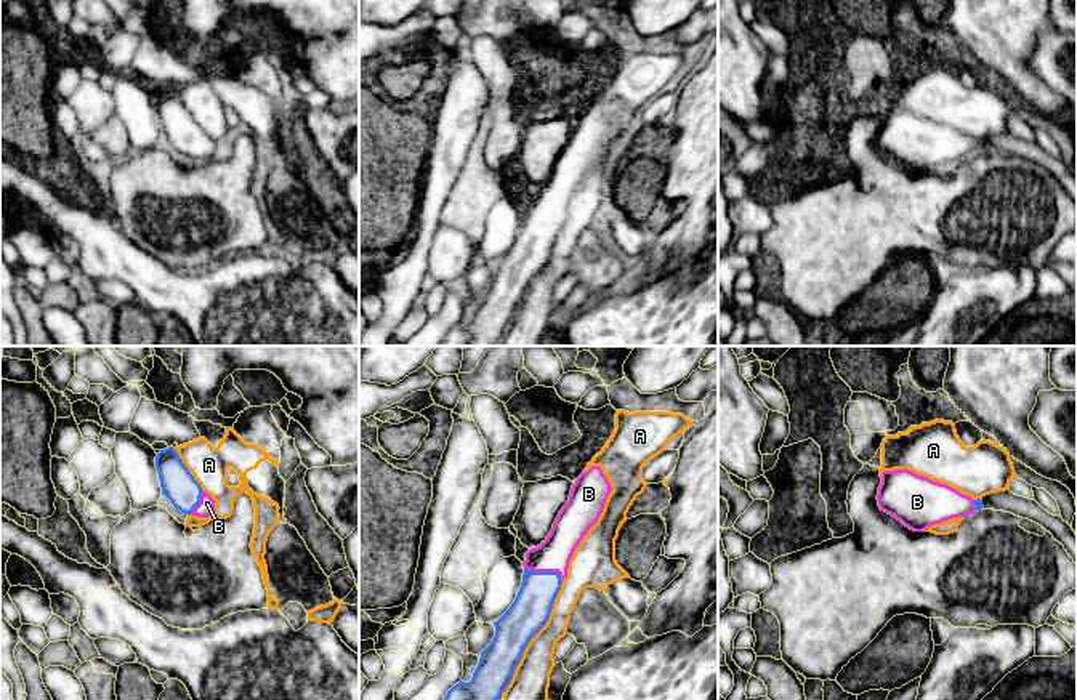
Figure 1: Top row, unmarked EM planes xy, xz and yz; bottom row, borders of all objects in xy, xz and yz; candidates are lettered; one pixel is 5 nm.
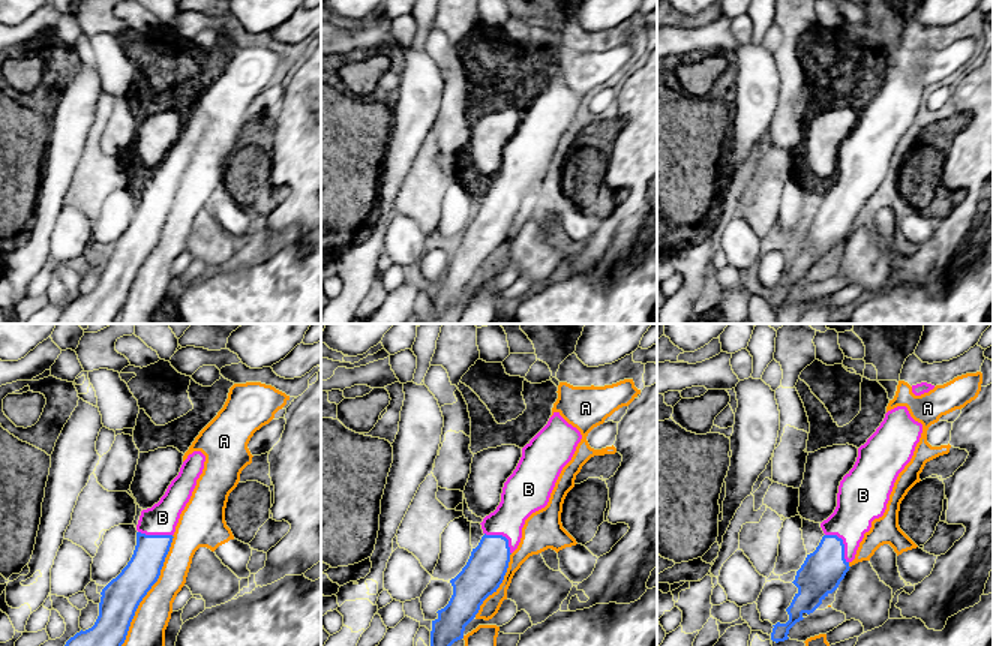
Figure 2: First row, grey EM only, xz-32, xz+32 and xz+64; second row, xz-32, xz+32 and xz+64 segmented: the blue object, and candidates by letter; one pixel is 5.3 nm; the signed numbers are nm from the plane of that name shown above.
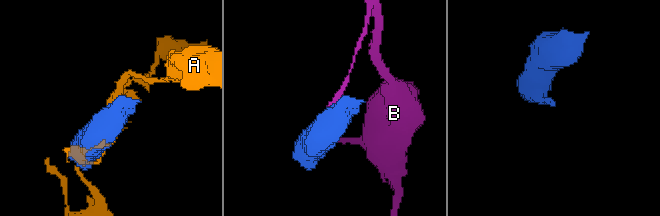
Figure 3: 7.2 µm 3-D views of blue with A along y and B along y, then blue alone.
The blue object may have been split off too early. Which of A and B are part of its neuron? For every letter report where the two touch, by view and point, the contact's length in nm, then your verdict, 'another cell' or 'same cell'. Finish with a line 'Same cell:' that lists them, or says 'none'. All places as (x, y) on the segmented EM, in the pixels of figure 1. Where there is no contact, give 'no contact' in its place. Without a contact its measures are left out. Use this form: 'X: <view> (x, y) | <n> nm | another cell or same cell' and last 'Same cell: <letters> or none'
A: xz (534, 635) | 650 nm | another cell
B: xz (545, 572) | 200 nm | same cell
Same cell: B

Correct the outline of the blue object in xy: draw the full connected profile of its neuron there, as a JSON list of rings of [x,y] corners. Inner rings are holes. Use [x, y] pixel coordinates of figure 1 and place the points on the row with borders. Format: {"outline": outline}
{"outline": [[[173,447],[155,457],[162,495],[184,514],[208,517],[215,511],[215,500],[202,490]]]}

